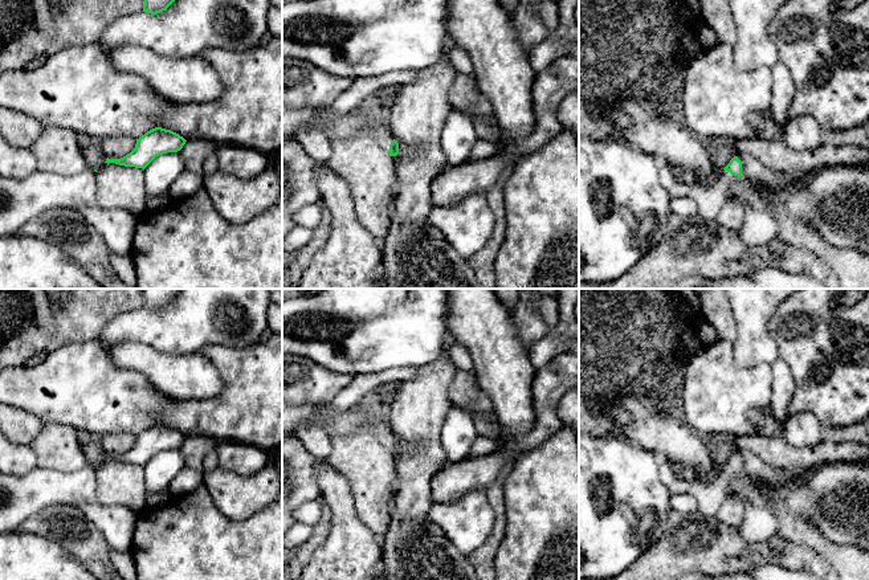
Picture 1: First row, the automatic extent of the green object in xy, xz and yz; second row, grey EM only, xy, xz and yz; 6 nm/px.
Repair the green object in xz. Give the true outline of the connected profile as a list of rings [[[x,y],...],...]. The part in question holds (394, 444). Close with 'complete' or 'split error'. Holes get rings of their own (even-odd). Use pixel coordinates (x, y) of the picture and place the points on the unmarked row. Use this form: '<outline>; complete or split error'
[[[282,401],[282,436],[294,436],[303,422],[322,425],[331,438],[352,434],[362,425],[372,425],[378,441],[391,453],[399,450],[399,440],[388,424],[387,414],[366,420],[360,409],[351,407],[343,412],[331,412],[329,404],[286,404]]]; split error

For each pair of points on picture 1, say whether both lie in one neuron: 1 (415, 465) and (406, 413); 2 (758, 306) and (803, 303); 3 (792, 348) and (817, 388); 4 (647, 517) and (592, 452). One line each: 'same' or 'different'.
1: same
2: different
3: same
4: same

